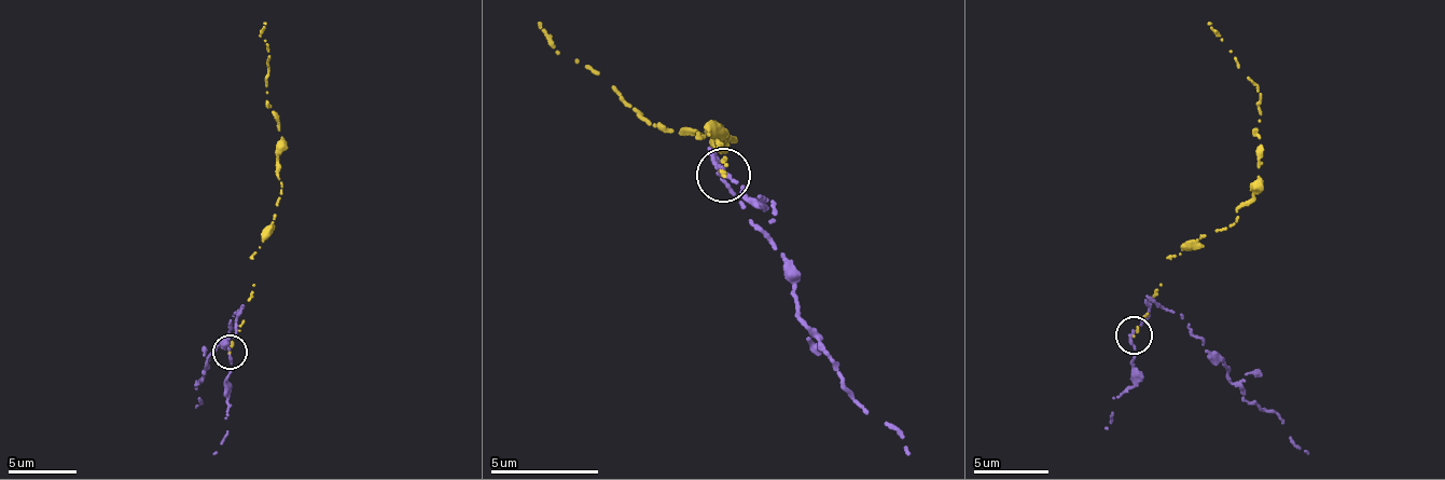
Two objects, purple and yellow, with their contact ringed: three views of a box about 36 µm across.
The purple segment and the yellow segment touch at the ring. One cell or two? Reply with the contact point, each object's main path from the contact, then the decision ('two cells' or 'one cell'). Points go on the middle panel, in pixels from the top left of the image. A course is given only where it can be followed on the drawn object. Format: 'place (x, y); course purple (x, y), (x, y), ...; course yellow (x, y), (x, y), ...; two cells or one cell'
place (723, 175); course purple (720, 175), (720, 168), (791, 279), (803, 319), (865, 414), (888, 426), (908, 452); course yellow (725, 174), (720, 142), (697, 132), (712, 122), (734, 142), (652, 125), (539, 24); two cells

